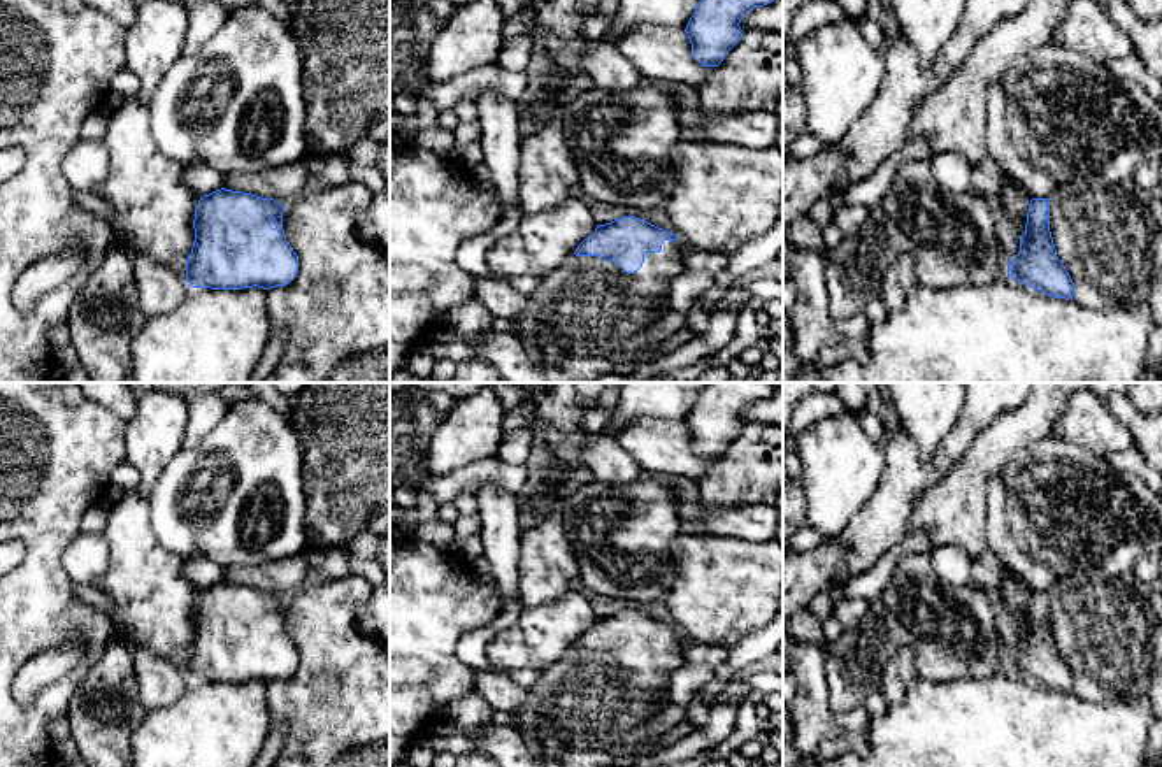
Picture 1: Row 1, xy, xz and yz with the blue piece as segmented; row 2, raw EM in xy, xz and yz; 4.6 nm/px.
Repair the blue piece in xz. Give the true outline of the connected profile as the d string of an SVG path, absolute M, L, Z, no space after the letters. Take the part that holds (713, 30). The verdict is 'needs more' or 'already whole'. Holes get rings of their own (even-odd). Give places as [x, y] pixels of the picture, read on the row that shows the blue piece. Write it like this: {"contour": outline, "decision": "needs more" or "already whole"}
{"contour": "M700 0L685 32L693 58L702 67L718 67L741 40L741 19L755 7L774 0Z", "decision": "already whole"}

